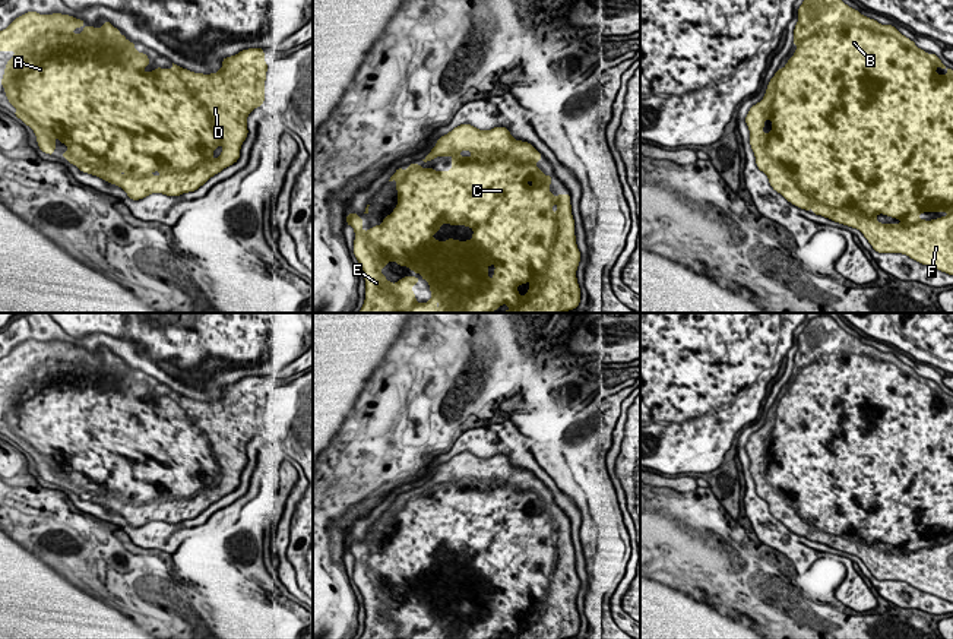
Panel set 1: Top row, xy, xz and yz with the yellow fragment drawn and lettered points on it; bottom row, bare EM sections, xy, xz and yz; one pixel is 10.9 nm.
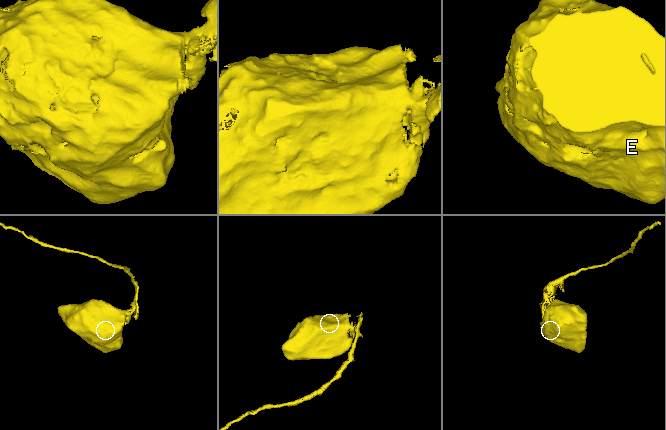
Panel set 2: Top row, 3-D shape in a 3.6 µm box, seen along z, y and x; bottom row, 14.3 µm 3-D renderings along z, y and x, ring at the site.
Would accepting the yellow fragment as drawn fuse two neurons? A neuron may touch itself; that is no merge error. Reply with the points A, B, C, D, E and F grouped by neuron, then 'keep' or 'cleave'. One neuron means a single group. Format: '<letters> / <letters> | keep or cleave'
A B C D E F | keep

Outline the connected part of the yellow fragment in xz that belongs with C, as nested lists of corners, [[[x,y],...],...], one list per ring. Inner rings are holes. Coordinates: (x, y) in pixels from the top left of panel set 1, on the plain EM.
[[[460,452],[447,462],[437,466],[437,472],[422,487],[433,488],[437,484],[452,483],[450,499],[422,496],[418,490],[402,494],[389,509],[398,507],[398,532],[380,553],[362,559],[362,547],[355,540],[346,541],[346,553],[355,559],[354,583],[362,595],[365,607],[365,627],[360,639],[496,639],[507,632],[507,639],[569,639],[579,635],[580,616],[576,598],[580,589],[580,579],[576,572],[574,547],[572,542],[570,522],[554,523],[548,513],[551,503],[544,503],[534,491],[541,488],[541,481],[534,472],[512,465],[507,455],[479,458],[471,452]],[[443,551],[466,553],[474,557],[472,567],[453,567],[444,570],[434,567],[433,562]],[[387,589],[406,594],[421,601],[433,620],[431,627],[418,630],[411,617],[419,605],[403,604],[392,611],[380,600]]]

